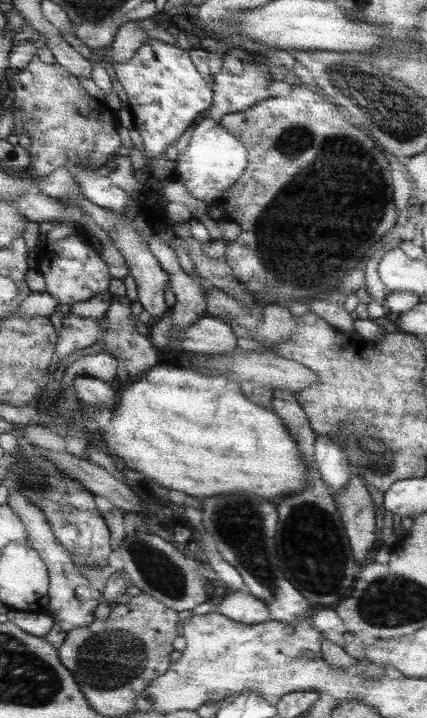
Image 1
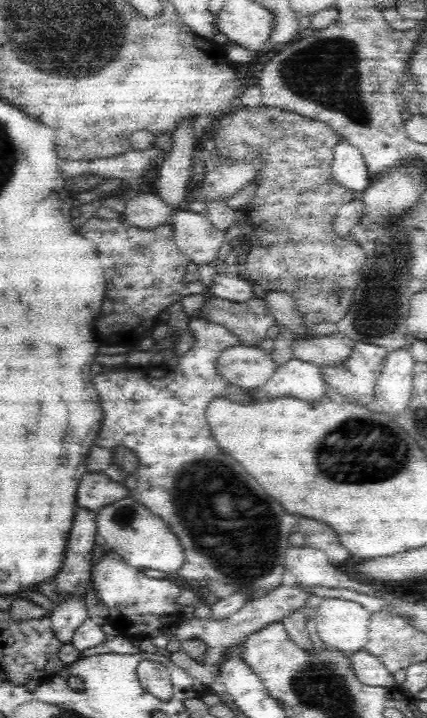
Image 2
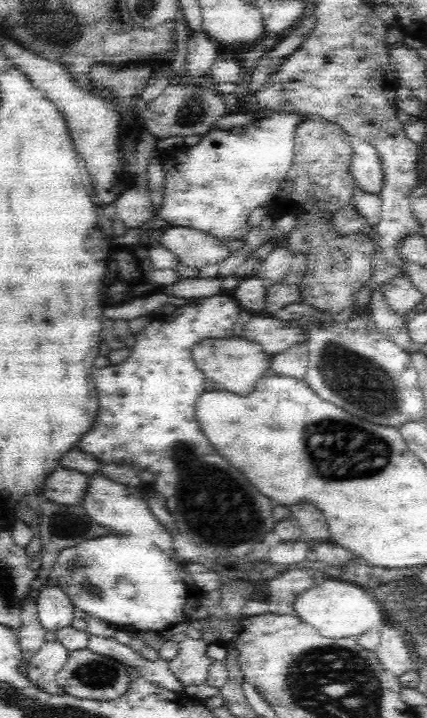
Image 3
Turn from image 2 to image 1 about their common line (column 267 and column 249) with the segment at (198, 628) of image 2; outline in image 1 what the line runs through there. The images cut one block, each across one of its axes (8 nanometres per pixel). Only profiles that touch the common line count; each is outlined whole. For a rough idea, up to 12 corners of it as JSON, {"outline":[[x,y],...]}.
{"outline":[[248,592],[222,598],[214,610],[246,626],[270,620]]}

